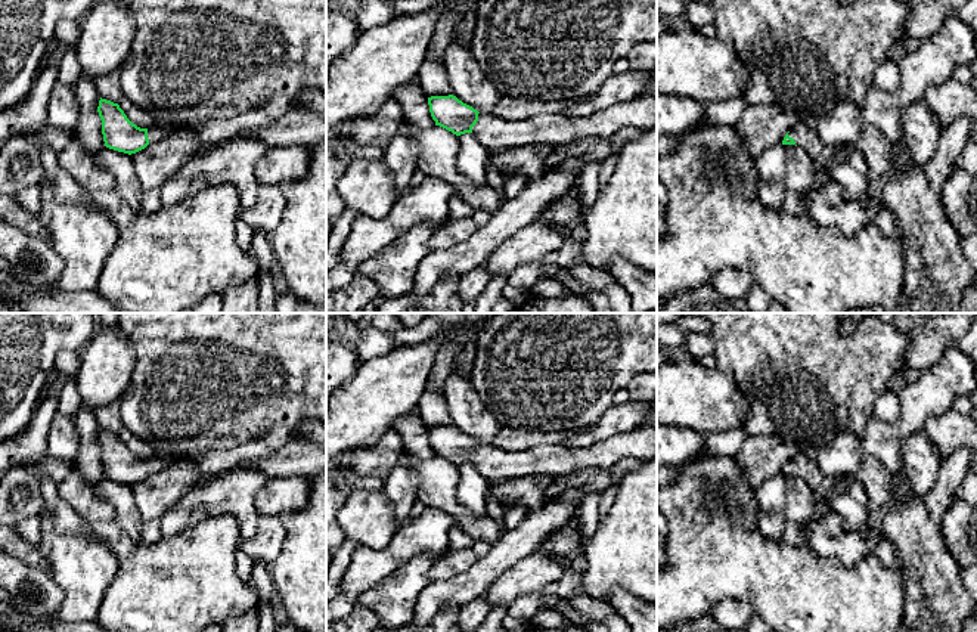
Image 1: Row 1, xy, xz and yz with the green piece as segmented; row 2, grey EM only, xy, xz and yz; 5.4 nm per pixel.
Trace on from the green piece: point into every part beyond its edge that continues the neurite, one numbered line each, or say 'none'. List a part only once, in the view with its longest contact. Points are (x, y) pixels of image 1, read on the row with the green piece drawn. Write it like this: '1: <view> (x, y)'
1: xz (557, 129)

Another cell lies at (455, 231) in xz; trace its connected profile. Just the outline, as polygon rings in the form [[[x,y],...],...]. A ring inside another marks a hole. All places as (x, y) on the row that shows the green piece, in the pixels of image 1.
[[[471,216],[463,219],[447,219],[431,236],[431,250],[455,247],[462,241],[469,239],[477,229],[478,224]]]

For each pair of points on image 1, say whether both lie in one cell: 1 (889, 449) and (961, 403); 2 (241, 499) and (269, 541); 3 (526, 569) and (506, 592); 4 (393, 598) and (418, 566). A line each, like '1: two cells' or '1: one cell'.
1: two cells
2: two cells
3: one cell
4: one cell

